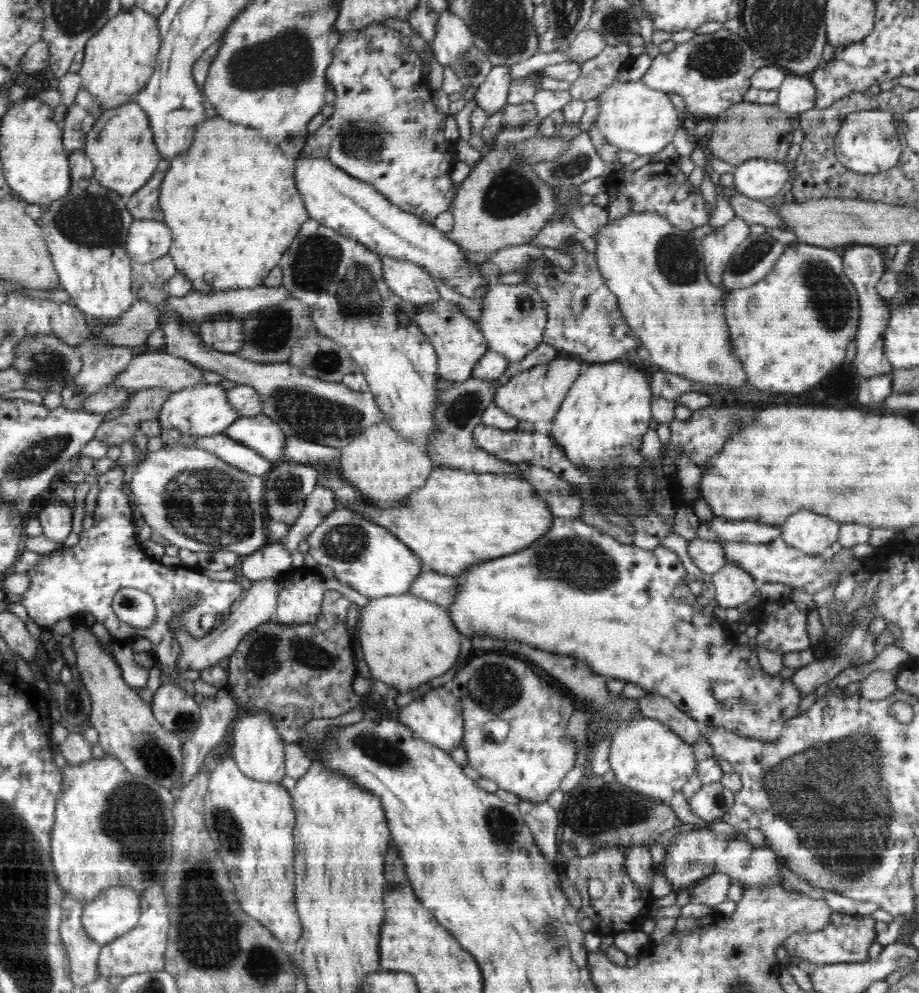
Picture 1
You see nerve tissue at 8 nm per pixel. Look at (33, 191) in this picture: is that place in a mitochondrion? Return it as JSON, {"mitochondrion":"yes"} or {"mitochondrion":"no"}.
{"mitochondrion":"no"}

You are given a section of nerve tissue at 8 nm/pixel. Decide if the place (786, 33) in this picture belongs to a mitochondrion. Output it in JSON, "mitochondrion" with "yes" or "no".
{"mitochondrion":"yes"}

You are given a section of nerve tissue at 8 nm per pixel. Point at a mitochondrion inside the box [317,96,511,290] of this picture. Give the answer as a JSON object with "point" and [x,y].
{"point":[364,139]}

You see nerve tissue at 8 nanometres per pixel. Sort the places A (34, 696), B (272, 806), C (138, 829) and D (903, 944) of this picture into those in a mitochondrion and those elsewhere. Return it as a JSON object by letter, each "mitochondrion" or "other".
{"A":"other","B":"other","C":"mitochondrion","D":"other"}

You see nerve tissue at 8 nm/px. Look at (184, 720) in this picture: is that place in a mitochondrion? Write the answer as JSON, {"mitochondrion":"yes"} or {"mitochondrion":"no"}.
{"mitochondrion":"yes"}

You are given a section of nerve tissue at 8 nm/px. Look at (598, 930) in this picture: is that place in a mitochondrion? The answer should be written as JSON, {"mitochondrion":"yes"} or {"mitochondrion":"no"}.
{"mitochondrion":"no"}

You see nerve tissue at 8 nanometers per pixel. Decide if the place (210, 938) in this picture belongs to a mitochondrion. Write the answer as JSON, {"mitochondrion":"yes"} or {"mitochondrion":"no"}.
{"mitochondrion":"yes"}

